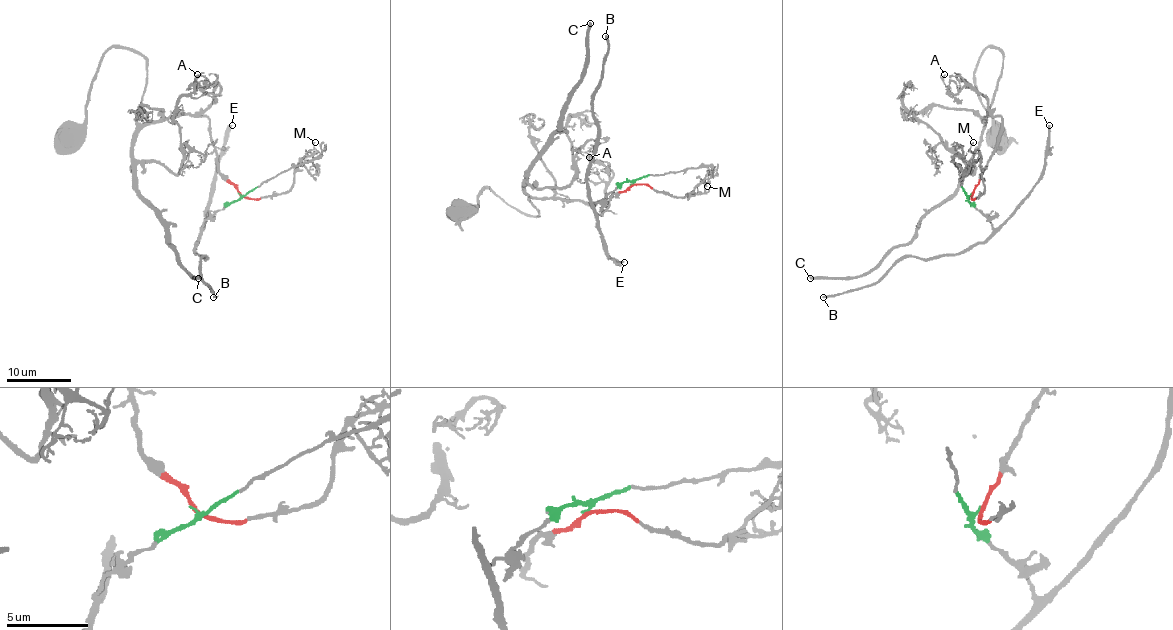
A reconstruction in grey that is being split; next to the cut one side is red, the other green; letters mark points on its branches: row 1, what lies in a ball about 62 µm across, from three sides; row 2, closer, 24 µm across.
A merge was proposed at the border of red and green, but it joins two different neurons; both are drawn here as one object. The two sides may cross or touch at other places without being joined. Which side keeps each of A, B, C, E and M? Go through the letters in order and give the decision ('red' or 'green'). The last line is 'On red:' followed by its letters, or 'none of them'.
A: red
B: green
C: red
E: green
M: red
On red: A, C, M

